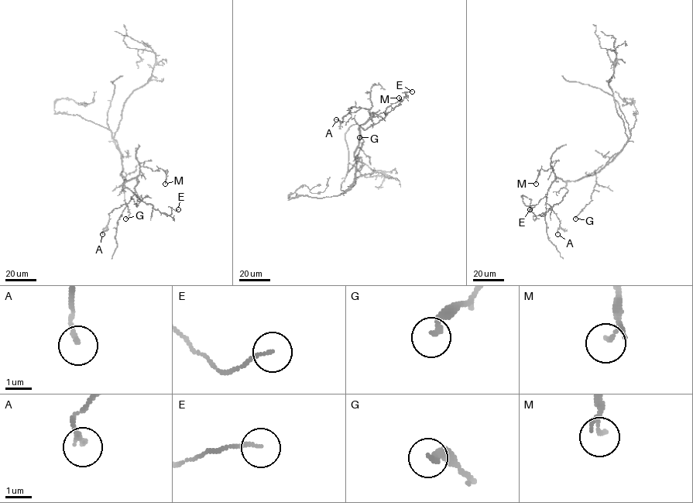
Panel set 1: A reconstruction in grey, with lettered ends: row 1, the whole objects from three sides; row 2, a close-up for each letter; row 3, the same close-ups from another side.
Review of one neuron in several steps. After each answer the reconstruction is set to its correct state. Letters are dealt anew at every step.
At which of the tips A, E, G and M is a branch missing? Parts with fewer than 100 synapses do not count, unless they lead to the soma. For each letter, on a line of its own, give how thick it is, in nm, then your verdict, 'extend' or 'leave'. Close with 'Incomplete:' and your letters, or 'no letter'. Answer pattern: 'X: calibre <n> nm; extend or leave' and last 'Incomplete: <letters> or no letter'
A: calibre 170 nm; leave
E: calibre 120 nm; leave
G: calibre 220 nm; leave
M: calibre 120 nm; leave
Incomplete: no letter

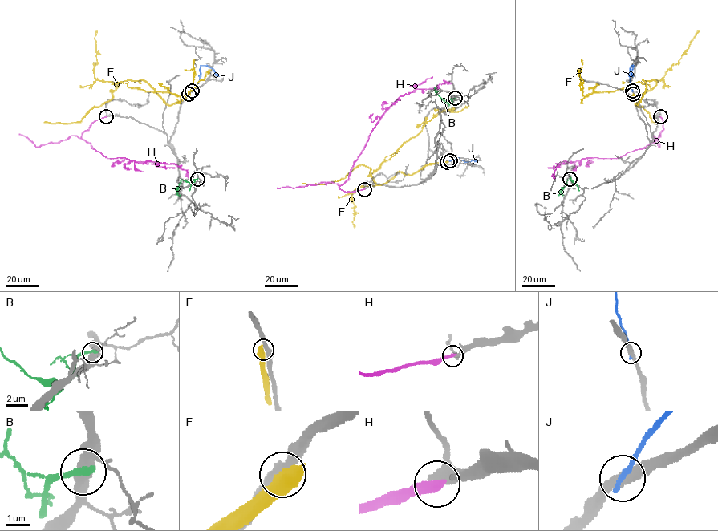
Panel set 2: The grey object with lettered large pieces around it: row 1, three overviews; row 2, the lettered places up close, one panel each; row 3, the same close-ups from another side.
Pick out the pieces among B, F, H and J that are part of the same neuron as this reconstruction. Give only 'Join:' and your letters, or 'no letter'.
Join: no letter

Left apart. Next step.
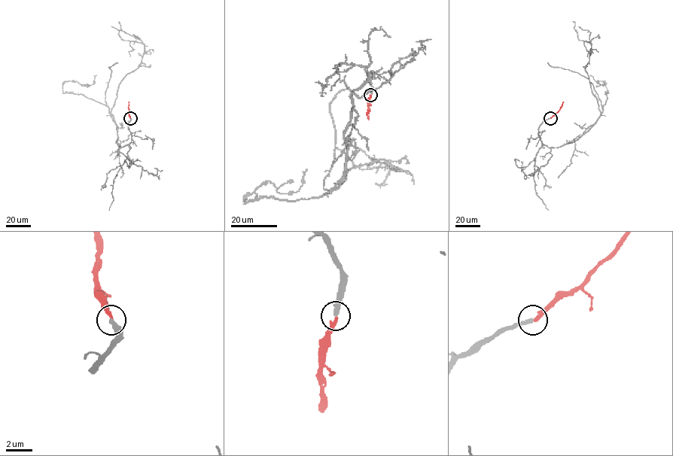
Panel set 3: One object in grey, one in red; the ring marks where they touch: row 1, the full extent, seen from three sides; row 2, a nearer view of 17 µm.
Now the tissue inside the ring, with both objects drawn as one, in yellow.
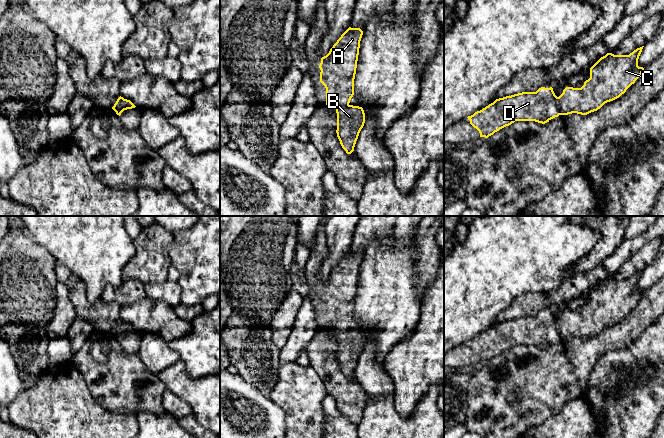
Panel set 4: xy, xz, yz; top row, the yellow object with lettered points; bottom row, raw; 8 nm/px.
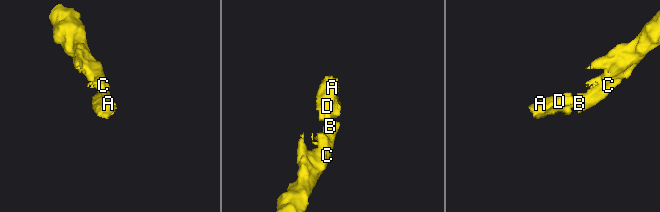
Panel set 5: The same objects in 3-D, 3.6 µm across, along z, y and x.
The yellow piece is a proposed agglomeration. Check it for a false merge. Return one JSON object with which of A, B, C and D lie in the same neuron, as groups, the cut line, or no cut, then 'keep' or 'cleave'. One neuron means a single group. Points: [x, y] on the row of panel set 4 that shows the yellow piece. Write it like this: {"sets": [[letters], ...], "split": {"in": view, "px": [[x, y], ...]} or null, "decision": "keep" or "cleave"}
{"sets": [["A", "B", "C", "D"]], "split": null, "decision": "keep"}

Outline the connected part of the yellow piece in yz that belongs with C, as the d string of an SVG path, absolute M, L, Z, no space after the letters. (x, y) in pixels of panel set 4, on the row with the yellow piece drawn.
M643 47L637 48L629 55L607 53L590 68L590 78L581 88L566 87L559 97L555 95L552 87L541 87L536 92L522 92L496 99L467 118L479 131L480 137L488 138L515 121L535 121L545 124L559 115L572 113L587 115L597 111L605 103L619 98L641 76L644 68L638 66L638 59Z

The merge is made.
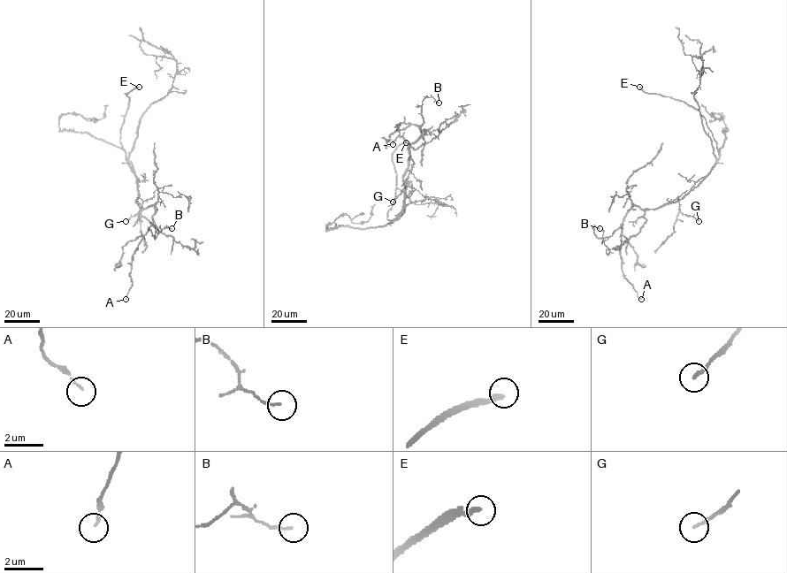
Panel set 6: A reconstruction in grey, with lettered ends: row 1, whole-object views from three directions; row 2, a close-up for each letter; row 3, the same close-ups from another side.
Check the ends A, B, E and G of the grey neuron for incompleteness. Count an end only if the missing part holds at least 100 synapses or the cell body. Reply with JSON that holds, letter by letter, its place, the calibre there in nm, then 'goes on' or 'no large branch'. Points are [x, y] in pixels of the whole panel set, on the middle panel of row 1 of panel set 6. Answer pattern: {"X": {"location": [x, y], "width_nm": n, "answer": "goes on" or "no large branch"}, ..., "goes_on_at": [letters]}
{"A": {"location": [393, 144], "width_nm": 90, "answer": "no large branch"}, "B": {"location": [439, 103], "width_nm": 100, "answer": "no large branch"}, "E": {"location": [406, 142], "width_nm": 280, "answer": "goes on"}, "G": {"location": [393, 202], "width_nm": 130, "answer": "no large branch"}, "goes_on_at": ["E"]}

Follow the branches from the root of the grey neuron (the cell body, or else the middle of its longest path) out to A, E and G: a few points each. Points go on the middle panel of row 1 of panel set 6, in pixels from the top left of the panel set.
A: (400, 213), (405, 207), (403, 178), (409, 146), (421, 137), (420, 126), (401, 123), (393, 144)
E: (400, 213), (393, 222), (387, 219), (394, 202), (396, 184), (392, 153), (406, 142)
G: (400, 213), (405, 207), (404, 182), (407, 182), (393, 202)

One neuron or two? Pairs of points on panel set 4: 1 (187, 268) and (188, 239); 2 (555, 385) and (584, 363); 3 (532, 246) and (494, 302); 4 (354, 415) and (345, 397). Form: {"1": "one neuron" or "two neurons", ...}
{"1": "one neuron", "2": "one neuron", "3": "one neuron", "4": "one neuron"}

